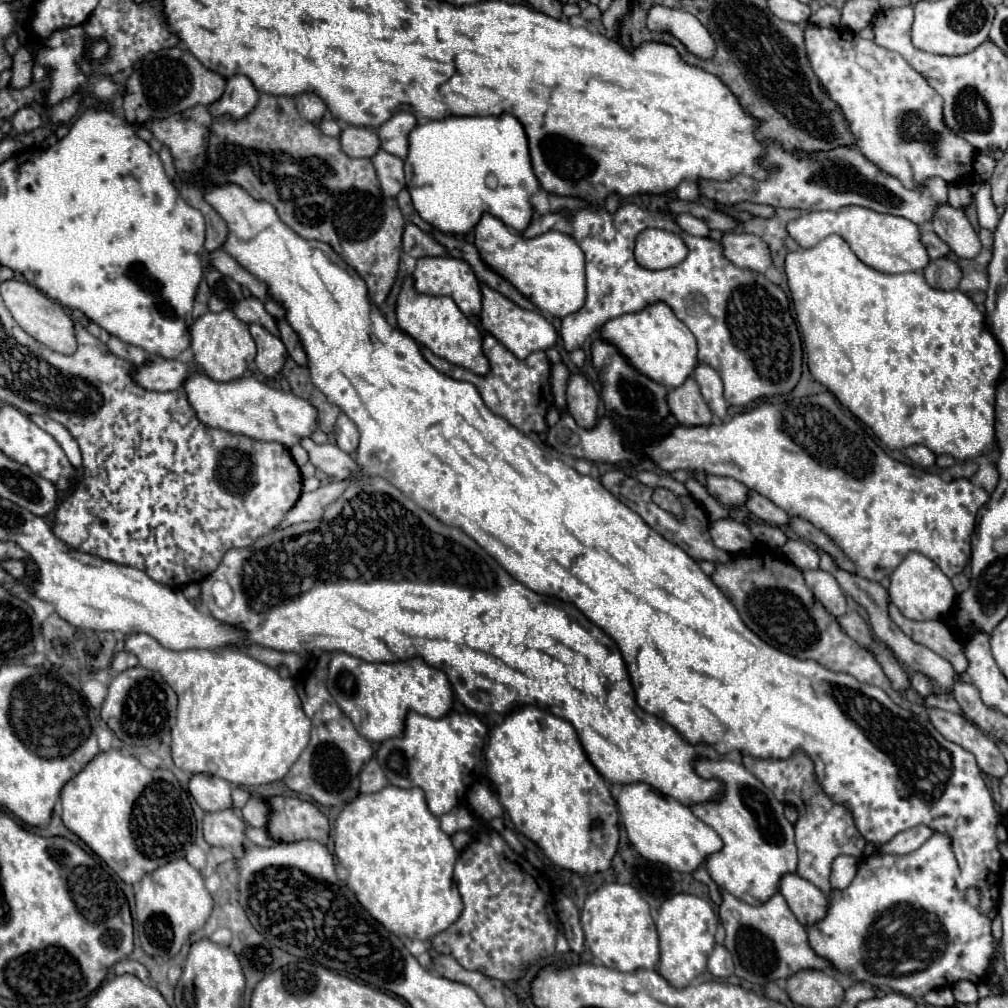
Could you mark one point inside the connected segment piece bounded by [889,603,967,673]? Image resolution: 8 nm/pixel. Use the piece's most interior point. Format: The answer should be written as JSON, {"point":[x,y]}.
{"point":[932,634]}

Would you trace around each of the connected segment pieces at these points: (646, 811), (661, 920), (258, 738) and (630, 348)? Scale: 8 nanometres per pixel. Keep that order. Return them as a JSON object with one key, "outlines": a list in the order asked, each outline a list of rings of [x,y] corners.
{"outlines":[[[[627,783],[623,785],[617,797],[619,813],[625,823],[629,841],[633,847],[649,861],[663,863],[681,873],[693,873],[703,865],[705,857],[721,849],[719,835],[707,827],[701,819],[697,819],[691,809],[677,799],[663,797],[661,791],[651,787],[649,783]]],[[[679,893],[667,899],[657,917],[657,933],[659,933],[659,949],[661,949],[661,967],[659,973],[673,987],[687,987],[699,973],[705,971],[707,959],[713,951],[713,935],[717,929],[719,917],[713,907],[695,895]]],[[[145,633],[129,635],[125,649],[139,659],[141,667],[159,673],[179,697],[177,723],[171,729],[171,757],[179,769],[187,773],[209,773],[233,785],[265,785],[283,779],[289,767],[307,747],[311,719],[303,713],[293,679],[279,677],[279,673],[269,665],[229,647],[171,651],[161,647],[153,637]]],[[[651,303],[637,313],[627,313],[603,323],[603,339],[615,343],[631,367],[651,381],[663,385],[665,389],[679,387],[695,369],[697,361],[697,341],[683,321],[675,317],[669,305]]]]}

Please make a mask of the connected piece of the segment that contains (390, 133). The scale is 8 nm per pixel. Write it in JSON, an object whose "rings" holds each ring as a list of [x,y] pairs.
{"rings":[[[409,111],[395,113],[389,121],[385,121],[377,129],[381,149],[405,159],[407,157],[407,135],[415,125],[417,125],[417,119],[413,113],[409,113]]]}

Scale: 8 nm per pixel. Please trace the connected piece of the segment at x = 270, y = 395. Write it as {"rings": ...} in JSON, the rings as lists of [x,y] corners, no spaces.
{"rings":[[[195,371],[195,375],[183,383],[183,391],[195,409],[197,419],[207,427],[241,433],[259,441],[277,441],[287,447],[299,443],[299,439],[309,437],[317,429],[317,411],[309,401],[295,397],[293,393],[273,389],[255,377],[219,383],[209,379],[205,373]]]}

